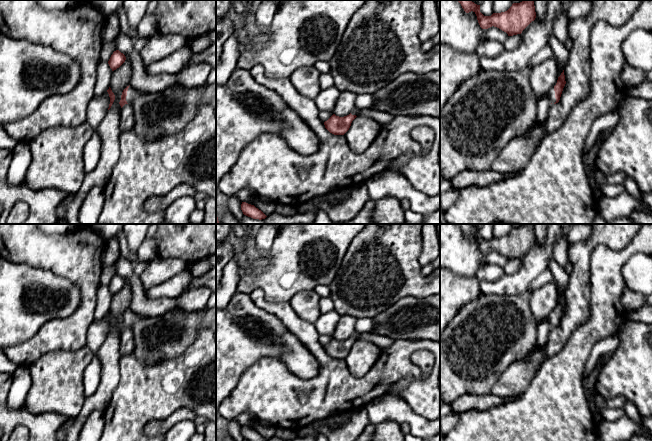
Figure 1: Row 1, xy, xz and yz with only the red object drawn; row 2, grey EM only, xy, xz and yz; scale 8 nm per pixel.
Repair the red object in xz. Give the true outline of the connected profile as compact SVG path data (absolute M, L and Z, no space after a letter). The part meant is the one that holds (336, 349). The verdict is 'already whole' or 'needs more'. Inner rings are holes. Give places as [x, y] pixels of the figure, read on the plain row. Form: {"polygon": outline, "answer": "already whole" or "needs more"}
{"polygon": "M358 333L353 334L349 339L339 341L333 338L324 346L325 352L334 359L344 359L350 352L352 345L359 338Z", "answer": "needs more"}

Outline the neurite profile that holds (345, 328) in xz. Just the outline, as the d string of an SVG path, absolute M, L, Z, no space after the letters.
M350 315L341 316L333 333L333 338L339 341L349 339L353 334L356 333L355 325L357 319L357 317Z

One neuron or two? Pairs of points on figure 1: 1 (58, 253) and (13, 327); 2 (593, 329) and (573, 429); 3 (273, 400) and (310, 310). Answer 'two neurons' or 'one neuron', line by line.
1: two neurons
2: one neuron
3: two neurons

